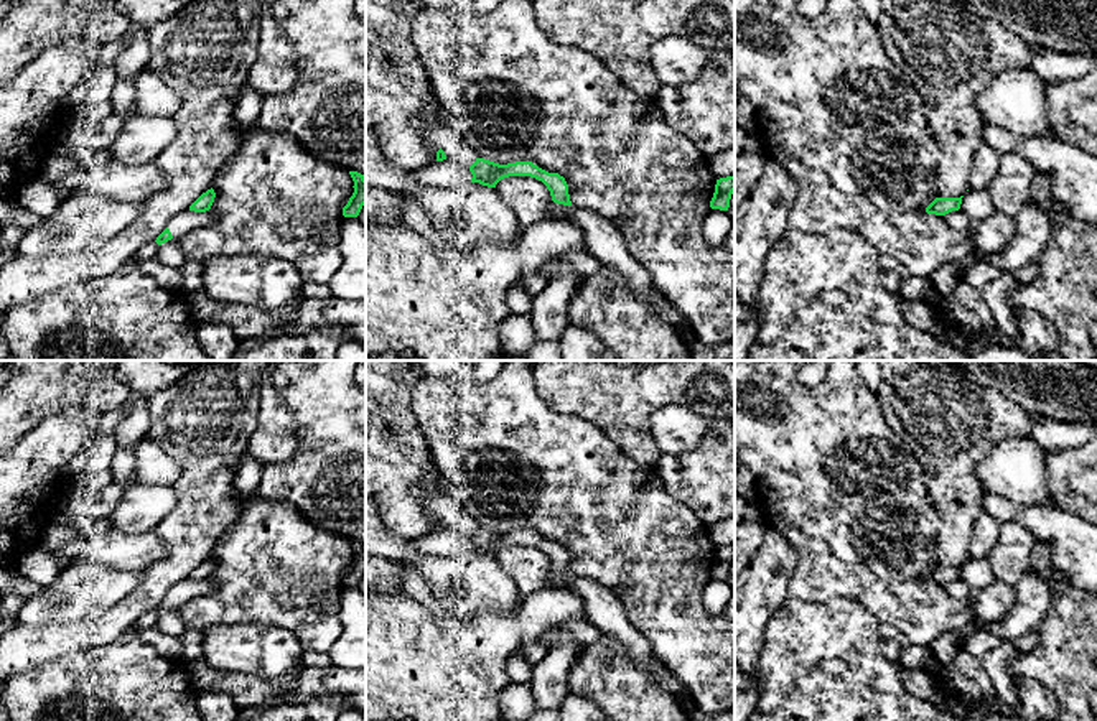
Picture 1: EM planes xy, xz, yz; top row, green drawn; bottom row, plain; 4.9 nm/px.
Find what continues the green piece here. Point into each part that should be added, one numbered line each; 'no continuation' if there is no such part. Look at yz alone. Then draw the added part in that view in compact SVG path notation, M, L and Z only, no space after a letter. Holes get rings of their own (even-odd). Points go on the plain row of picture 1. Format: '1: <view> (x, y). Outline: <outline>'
1: yz (957, 588). Outline: M960 578L945 583L944 588L949 593L949 596L952 596L954 599L959 599L959 601L969 601L970 594L972 594L967 583Z

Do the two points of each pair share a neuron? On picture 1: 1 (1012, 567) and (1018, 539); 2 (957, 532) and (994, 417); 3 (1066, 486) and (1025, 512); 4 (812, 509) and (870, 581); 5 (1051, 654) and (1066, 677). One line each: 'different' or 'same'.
1: same
2: same
3: different
4: same
5: same

